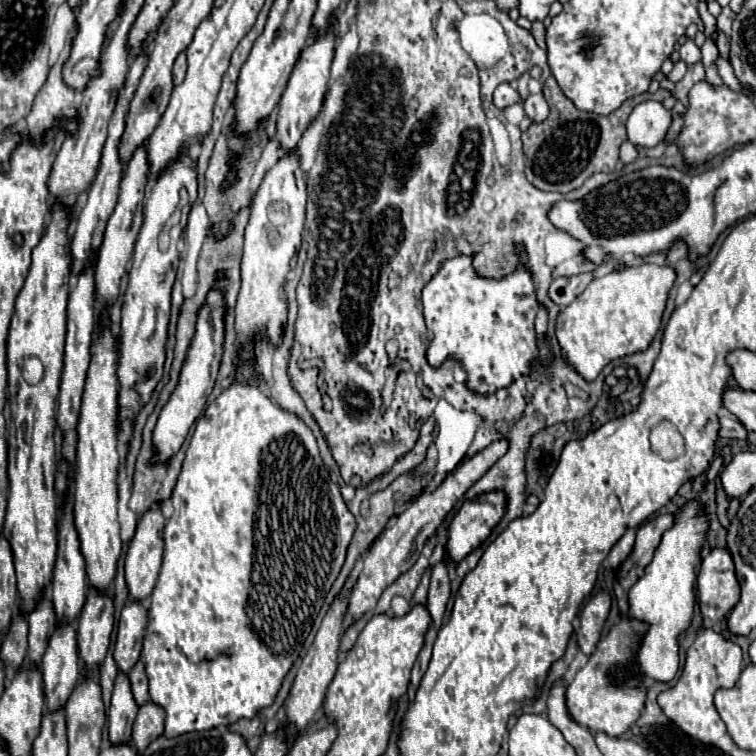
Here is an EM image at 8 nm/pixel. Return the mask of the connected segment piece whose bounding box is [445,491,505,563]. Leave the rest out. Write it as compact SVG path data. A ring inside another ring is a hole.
M491 491L465 501L449 525L449 537L445 543L449 561L459 563L465 555L477 549L501 521L503 513L505 495L501 491Z

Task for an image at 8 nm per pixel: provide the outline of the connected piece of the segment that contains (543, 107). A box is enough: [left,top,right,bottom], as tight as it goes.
[523,93,549,123]

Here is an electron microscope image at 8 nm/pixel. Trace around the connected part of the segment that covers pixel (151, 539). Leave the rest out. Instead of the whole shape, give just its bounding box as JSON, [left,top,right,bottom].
[125,503,165,601]

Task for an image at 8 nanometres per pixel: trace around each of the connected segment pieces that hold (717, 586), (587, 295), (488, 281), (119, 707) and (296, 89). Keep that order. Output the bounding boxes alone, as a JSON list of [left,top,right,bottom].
[[697,547,741,621],[557,263,675,381],[421,245,539,397],[109,673,137,743],[273,29,333,151]]

